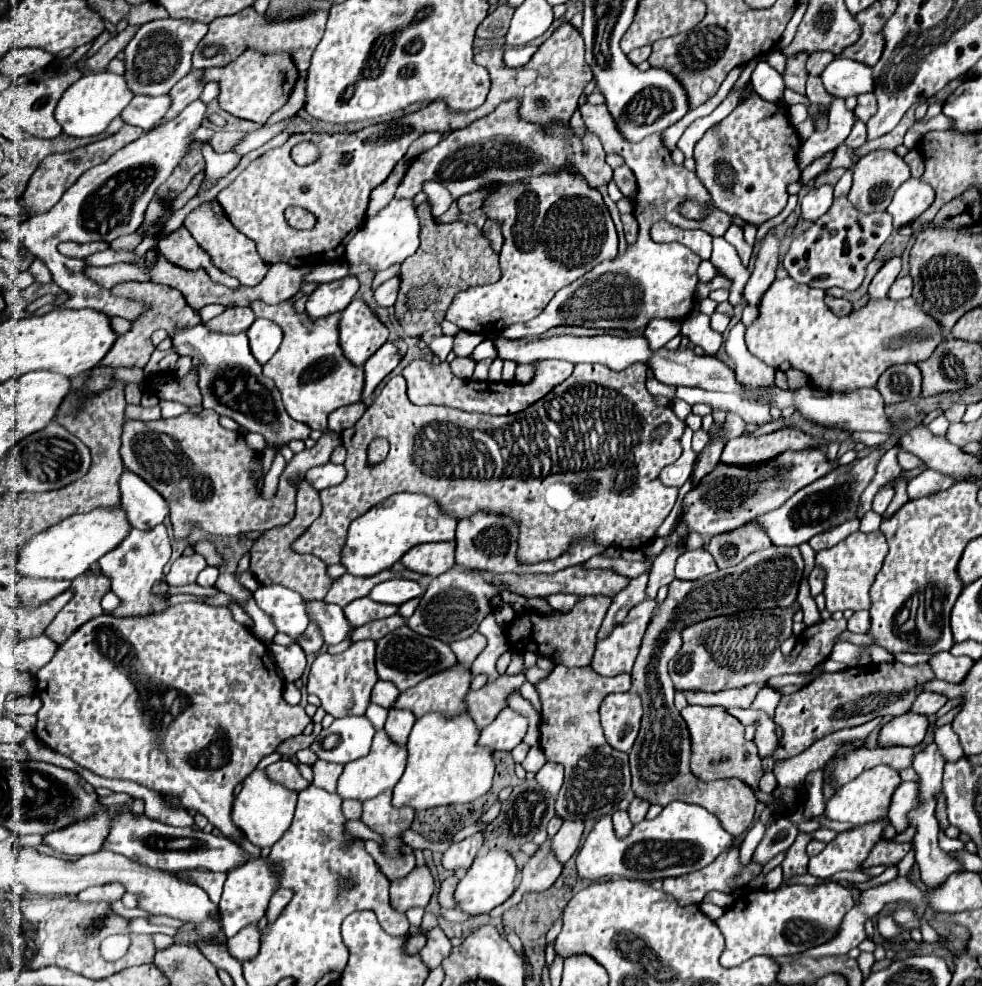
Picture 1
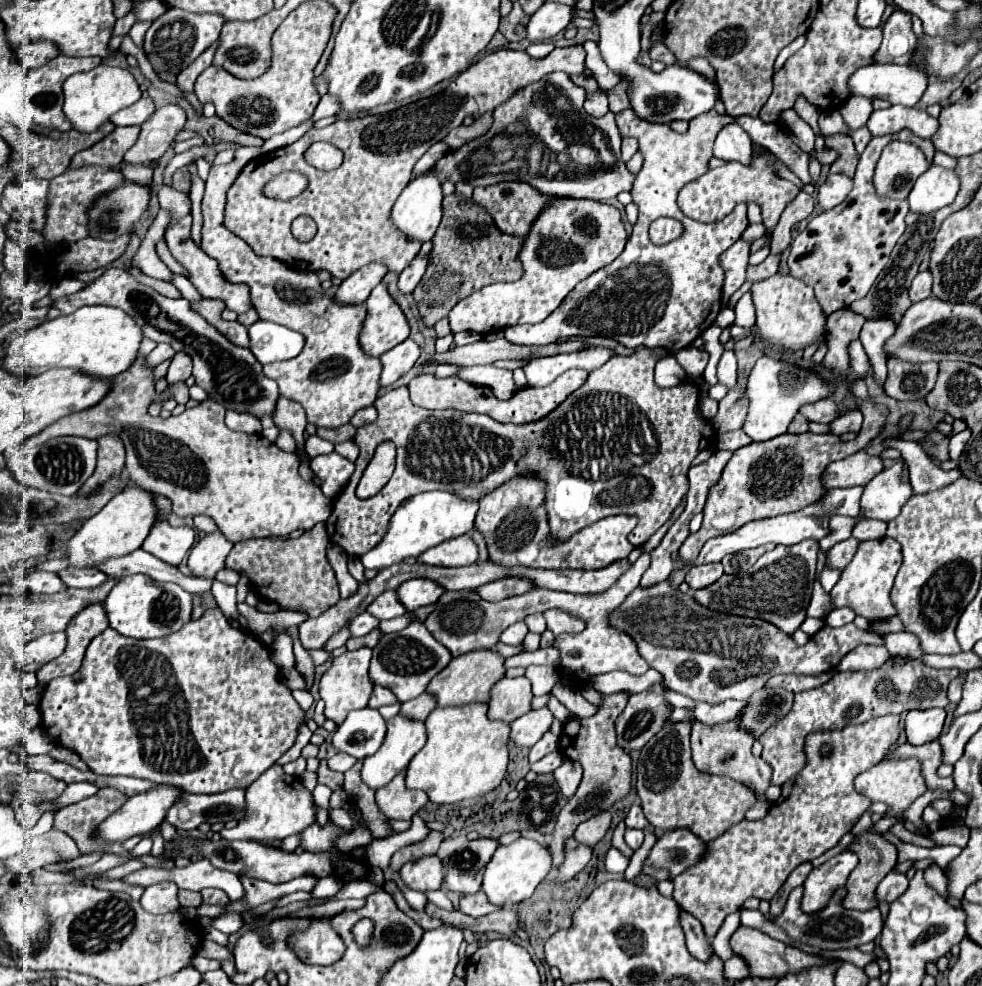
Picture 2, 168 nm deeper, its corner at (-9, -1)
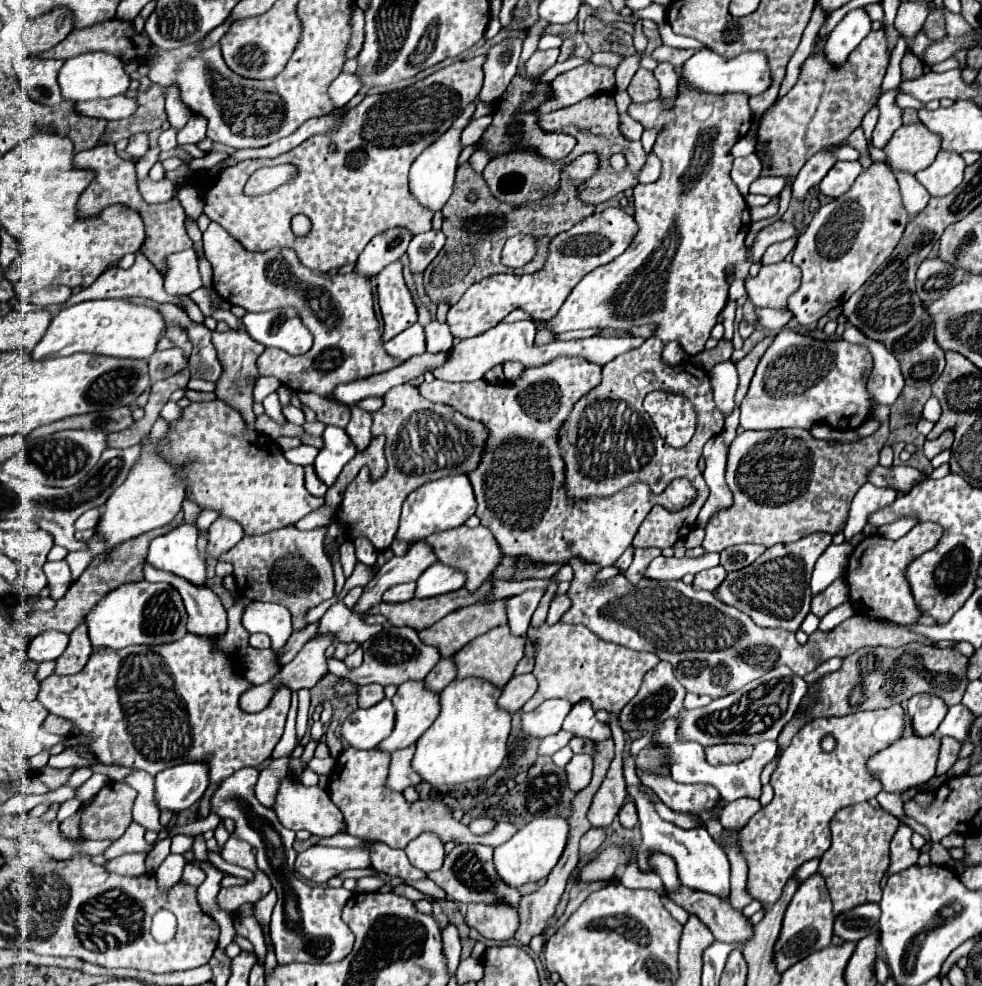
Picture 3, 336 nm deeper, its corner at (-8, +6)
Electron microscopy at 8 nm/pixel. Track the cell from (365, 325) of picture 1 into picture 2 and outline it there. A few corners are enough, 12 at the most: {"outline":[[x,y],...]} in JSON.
{"outline":[[387,284],[365,302],[361,346],[381,356],[411,328]]}

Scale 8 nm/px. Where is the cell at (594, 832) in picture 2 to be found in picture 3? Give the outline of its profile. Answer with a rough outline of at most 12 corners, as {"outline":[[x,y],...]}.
{"outline":[[609,714],[614,761],[588,811],[590,825],[606,829],[626,799],[624,733]]}

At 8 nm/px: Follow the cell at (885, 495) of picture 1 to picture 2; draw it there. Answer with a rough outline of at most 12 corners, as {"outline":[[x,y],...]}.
{"outline":[[902,461],[863,490],[861,518],[889,522],[913,495]]}

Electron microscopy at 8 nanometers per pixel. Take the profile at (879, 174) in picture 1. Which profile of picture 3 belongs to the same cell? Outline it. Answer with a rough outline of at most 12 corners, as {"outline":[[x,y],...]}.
{"outline":[[902,125],[886,143],[886,163],[904,173],[932,165],[940,137]]}

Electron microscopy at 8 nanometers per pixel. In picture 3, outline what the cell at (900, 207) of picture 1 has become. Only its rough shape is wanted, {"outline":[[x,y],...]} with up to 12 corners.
{"outline":[[940,151],[916,179],[932,197],[962,183],[966,165],[958,153]]}

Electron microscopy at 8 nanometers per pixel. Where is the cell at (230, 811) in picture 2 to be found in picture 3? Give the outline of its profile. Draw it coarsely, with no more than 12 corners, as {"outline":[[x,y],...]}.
{"outline":[[230,775],[210,813],[256,847],[278,891],[270,933],[280,965],[334,963],[354,945],[344,887],[294,873],[294,831]]}

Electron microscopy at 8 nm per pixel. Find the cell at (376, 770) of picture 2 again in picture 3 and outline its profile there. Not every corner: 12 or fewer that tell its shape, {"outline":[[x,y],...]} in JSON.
{"outline":[[422,681],[392,697],[394,731],[376,745],[394,753],[414,745],[440,711]]}

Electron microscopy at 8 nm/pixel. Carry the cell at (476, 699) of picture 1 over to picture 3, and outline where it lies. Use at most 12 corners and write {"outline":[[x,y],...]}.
{"outline":[[532,673],[514,675],[504,685],[498,707],[516,713],[536,693]]}

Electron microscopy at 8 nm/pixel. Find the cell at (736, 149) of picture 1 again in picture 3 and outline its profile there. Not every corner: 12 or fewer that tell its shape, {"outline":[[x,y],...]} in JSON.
{"outline":[[780,197],[768,205],[750,208],[751,222],[773,217],[779,209]]}

